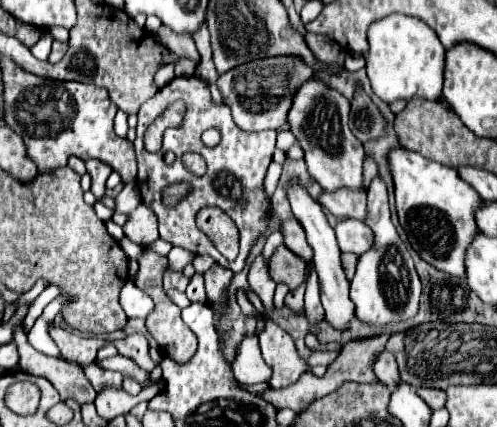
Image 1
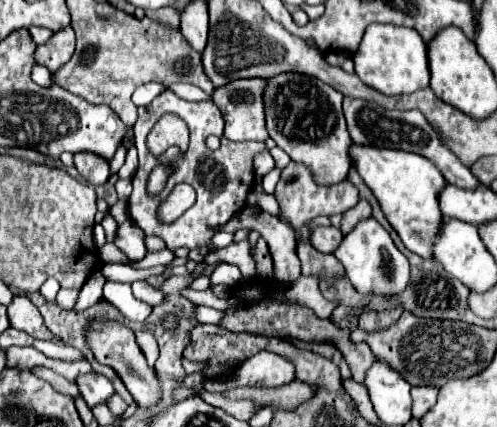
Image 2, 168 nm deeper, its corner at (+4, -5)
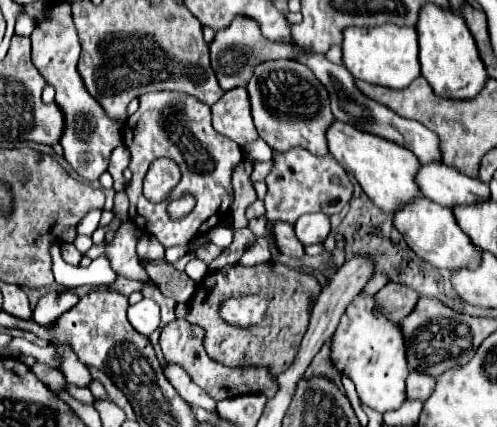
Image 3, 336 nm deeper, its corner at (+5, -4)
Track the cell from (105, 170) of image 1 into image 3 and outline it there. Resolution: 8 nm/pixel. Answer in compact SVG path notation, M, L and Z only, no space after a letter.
M70 2L51 3L45 13L45 19L37 23L31 33L33 43L33 63L49 85L55 89L55 103L65 117L65 127L61 135L61 147L67 163L85 179L97 181L103 171L107 171L111 151L123 143L121 129L123 123L107 117L105 109L89 95L85 83L77 71L77 61L81 53L77 29L71 17Z

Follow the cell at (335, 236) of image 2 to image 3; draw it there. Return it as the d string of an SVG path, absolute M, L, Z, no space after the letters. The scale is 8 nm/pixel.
M307 213L297 219L293 229L303 245L313 245L313 243L323 243L331 227L329 227L329 217L325 213Z

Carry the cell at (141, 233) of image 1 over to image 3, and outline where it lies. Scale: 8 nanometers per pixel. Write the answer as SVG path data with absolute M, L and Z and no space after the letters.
M143 261L143 267L149 279L157 285L157 289L165 297L171 297L177 303L183 303L183 301L189 301L189 295L193 295L195 281L189 279L185 273L179 273L173 265L147 265Z

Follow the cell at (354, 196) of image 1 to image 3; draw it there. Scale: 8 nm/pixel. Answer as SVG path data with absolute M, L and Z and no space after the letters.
M293 147L289 151L273 153L273 169L265 177L267 195L265 209L269 221L285 221L295 223L305 213L339 213L353 195L353 185L349 181L347 171L333 159L333 155L317 157L303 147Z

